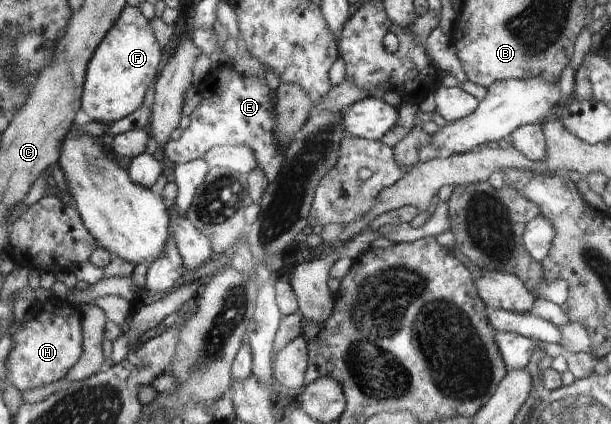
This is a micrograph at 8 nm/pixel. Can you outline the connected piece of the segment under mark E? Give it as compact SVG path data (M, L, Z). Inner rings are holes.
M227 65L220 66L216 71L216 89L214 93L204 99L194 113L190 115L190 125L184 130L178 141L169 140L164 145L164 157L169 166L184 164L199 158L204 158L205 154L215 146L245 146L248 147L255 156L257 168L259 168L266 177L268 183L274 182L281 173L282 165L285 164L285 153L279 148L275 138L276 111L274 92L271 92L268 81L258 75L258 73L236 73L228 69Z

